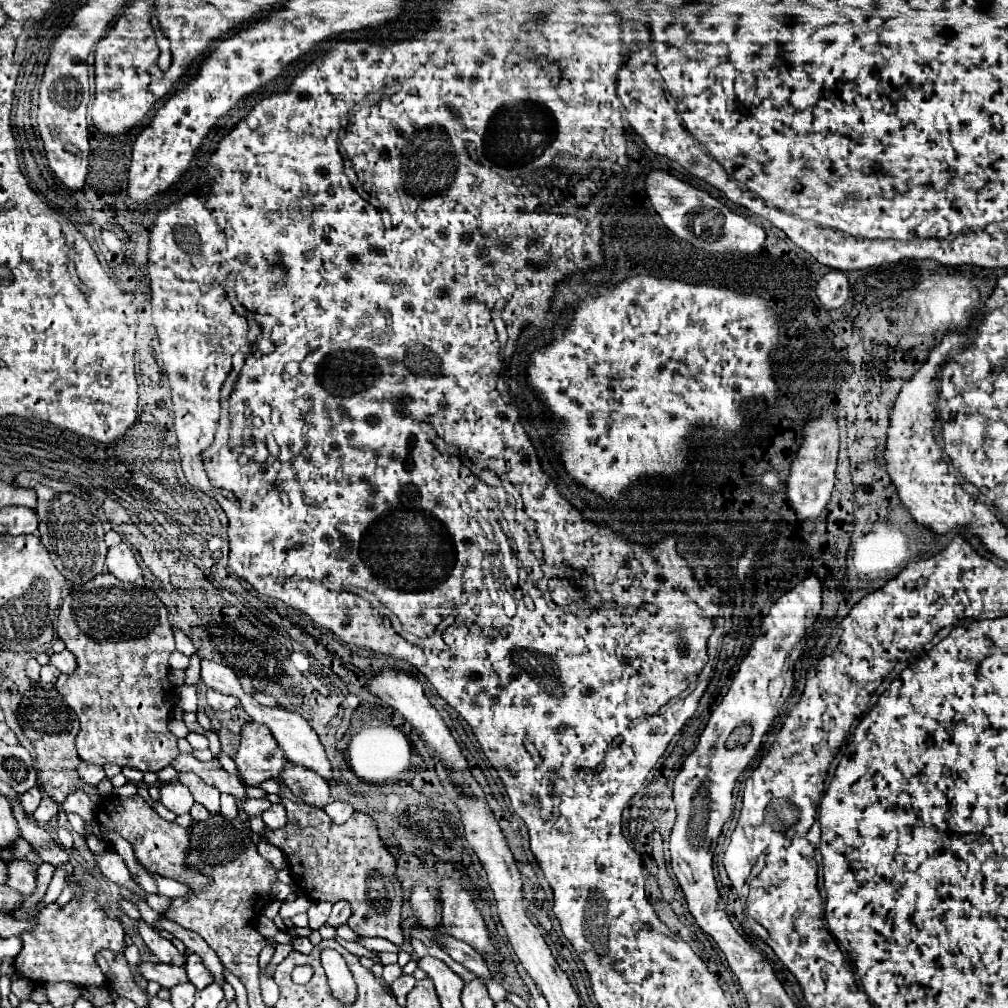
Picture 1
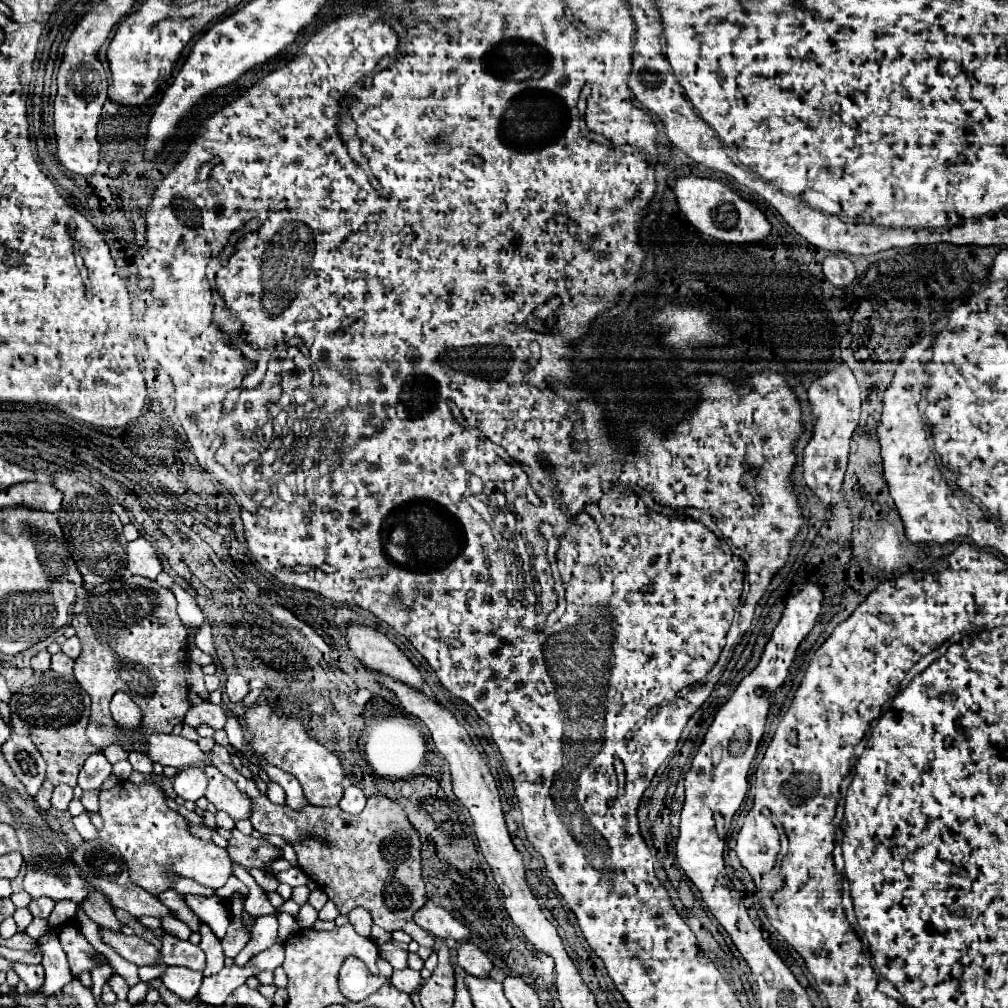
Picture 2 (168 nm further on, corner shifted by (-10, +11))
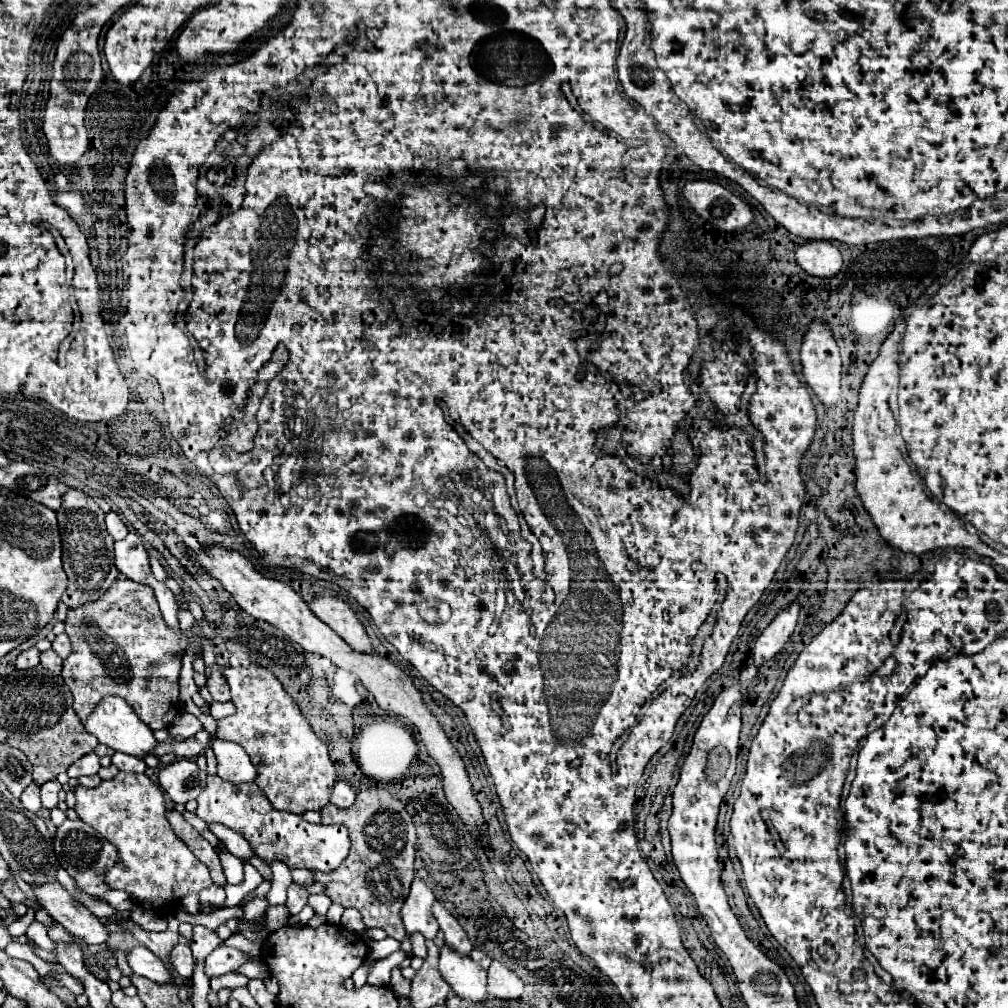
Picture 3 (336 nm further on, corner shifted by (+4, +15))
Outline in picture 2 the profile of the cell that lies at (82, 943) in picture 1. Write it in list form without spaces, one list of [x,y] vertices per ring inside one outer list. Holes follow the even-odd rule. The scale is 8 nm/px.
[[[70,922],[66,924],[60,932],[58,932],[58,938],[60,938],[60,944],[70,960],[70,968],[74,974],[82,972],[82,970],[92,970],[96,968],[96,964],[92,962],[92,946],[86,944],[86,938],[82,932],[78,932],[78,928]]]

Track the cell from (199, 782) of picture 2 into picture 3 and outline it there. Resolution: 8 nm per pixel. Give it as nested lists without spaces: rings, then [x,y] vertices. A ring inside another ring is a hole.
[[[178,758],[160,768],[158,782],[174,802],[186,804],[188,800],[196,800],[206,786],[206,772],[198,768],[194,758]]]

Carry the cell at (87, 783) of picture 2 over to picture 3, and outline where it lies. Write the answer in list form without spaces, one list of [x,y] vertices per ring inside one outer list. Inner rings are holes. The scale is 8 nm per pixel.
[[[94,752],[82,756],[82,760],[76,760],[68,770],[66,774],[70,778],[78,778],[78,776],[84,776],[84,774],[96,774],[100,770],[100,762],[98,762],[98,756]]]

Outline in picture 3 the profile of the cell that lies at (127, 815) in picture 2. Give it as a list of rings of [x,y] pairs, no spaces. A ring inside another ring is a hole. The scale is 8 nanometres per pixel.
[[[118,772],[110,780],[102,780],[96,788],[74,788],[78,816],[100,832],[118,850],[118,862],[106,874],[106,884],[114,890],[128,892],[140,906],[164,906],[178,902],[190,892],[200,892],[212,884],[210,870],[192,850],[172,832],[166,822],[164,792],[146,774]]]

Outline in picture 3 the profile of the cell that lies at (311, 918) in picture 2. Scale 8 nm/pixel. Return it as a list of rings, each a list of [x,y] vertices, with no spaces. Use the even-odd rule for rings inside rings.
[[[292,884],[292,886],[288,888],[288,900],[286,900],[286,908],[288,908],[290,916],[300,914],[300,910],[306,906],[306,900],[308,900],[308,892],[302,890],[300,886]]]

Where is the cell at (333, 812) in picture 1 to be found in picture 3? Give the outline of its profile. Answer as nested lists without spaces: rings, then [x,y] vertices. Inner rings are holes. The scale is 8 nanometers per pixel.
[[[338,780],[336,786],[334,786],[334,792],[332,792],[330,802],[336,804],[338,808],[348,808],[348,806],[354,804],[354,798],[356,798],[356,794],[352,792],[352,788],[346,782]]]

